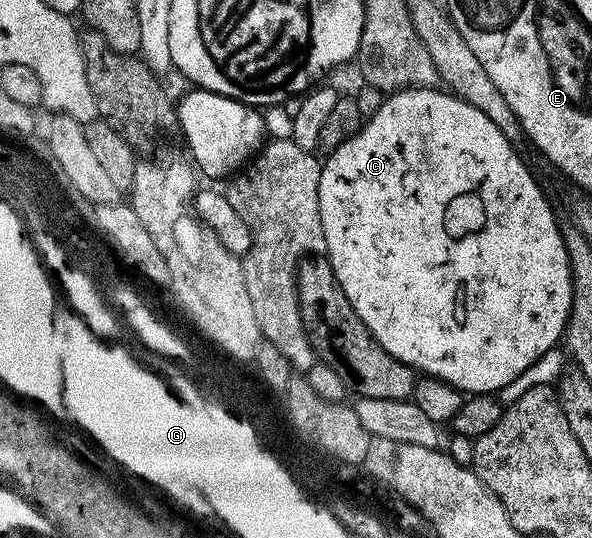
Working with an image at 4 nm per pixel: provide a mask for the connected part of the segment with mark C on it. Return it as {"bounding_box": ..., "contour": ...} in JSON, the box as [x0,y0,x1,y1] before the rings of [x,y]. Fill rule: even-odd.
{"bounding_box":[318,87,572,395],"contour":[[[440,87],[398,89],[387,94],[375,115],[367,118],[342,147],[331,150],[320,166],[318,211],[322,215],[326,256],[346,299],[350,299],[350,307],[358,311],[358,319],[366,323],[372,338],[378,339],[394,359],[411,365],[421,374],[449,381],[465,395],[495,394],[506,387],[506,383],[518,379],[537,359],[553,352],[565,336],[572,310],[572,268],[564,246],[564,233],[556,222],[556,213],[547,195],[516,154],[516,148],[478,107],[466,103],[455,93]]]}

